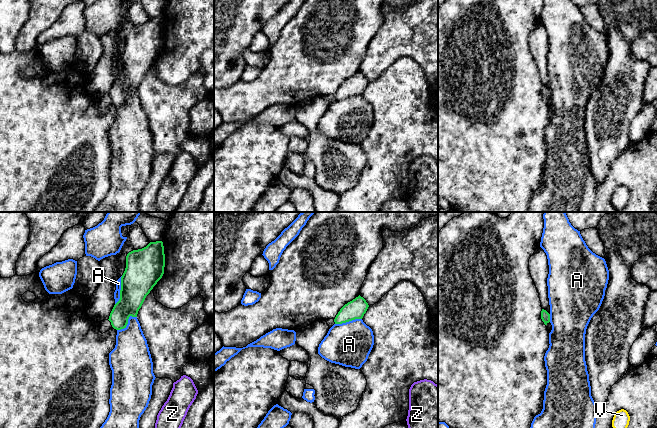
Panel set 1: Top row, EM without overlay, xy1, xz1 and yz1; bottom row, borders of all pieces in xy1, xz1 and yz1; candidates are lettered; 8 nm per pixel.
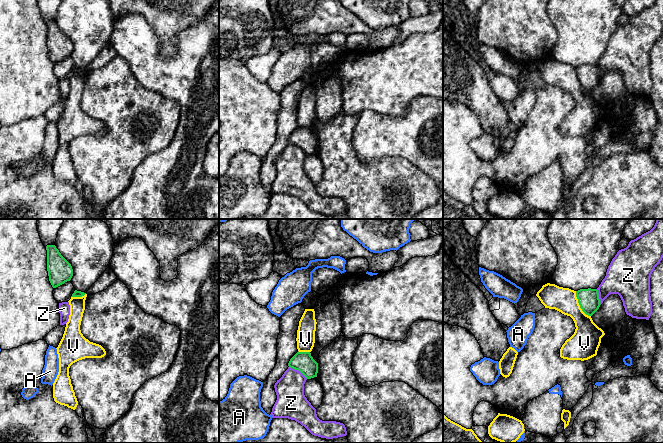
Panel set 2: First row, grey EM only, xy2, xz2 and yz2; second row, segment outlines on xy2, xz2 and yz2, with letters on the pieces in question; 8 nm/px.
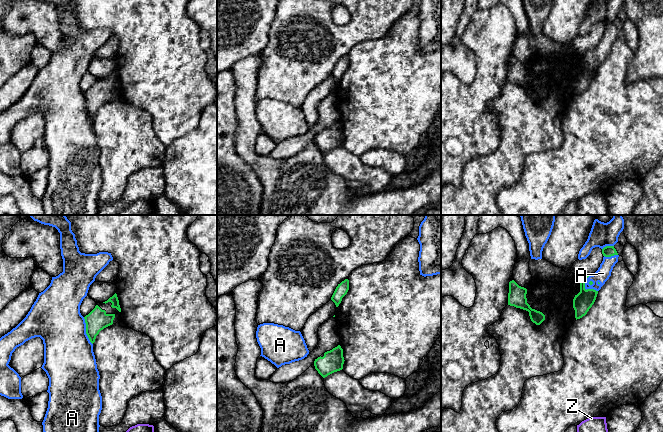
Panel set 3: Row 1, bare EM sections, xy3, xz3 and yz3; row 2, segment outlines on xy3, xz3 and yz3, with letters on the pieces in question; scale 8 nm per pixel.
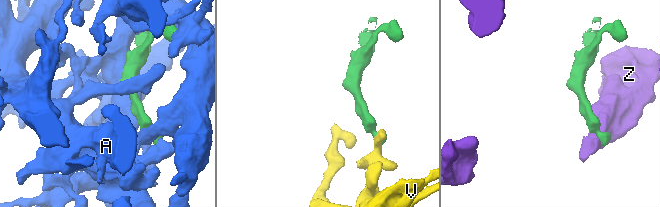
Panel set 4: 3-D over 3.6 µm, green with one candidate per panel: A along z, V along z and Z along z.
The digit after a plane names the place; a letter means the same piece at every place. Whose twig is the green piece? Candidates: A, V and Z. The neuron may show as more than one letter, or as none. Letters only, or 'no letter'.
A

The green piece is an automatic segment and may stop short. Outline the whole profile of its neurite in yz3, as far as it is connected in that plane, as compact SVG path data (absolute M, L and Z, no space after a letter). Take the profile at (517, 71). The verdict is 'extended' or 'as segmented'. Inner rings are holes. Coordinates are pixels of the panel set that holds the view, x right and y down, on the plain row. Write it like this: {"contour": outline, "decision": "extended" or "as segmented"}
{"contour": "M514 56L510 57L508 81L528 87L531 97L536 101L540 101L545 96L545 91L530 83L527 79L526 70L526 64L519 62Z", "decision": "as segmented"}

